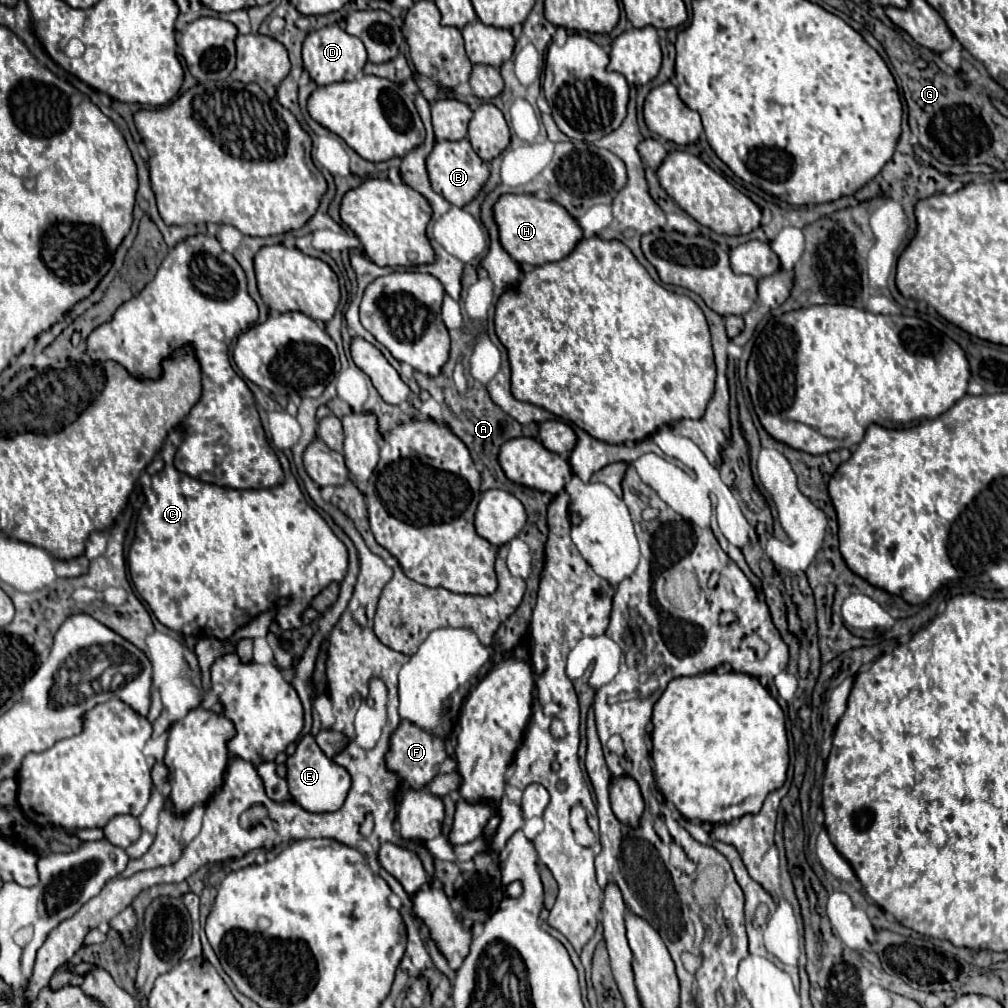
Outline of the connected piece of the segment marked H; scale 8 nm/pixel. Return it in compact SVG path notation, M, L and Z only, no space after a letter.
M503 195L495 205L495 221L499 225L503 249L517 263L533 267L565 259L583 239L579 223L569 215L565 207L555 201L543 201L535 195Z

